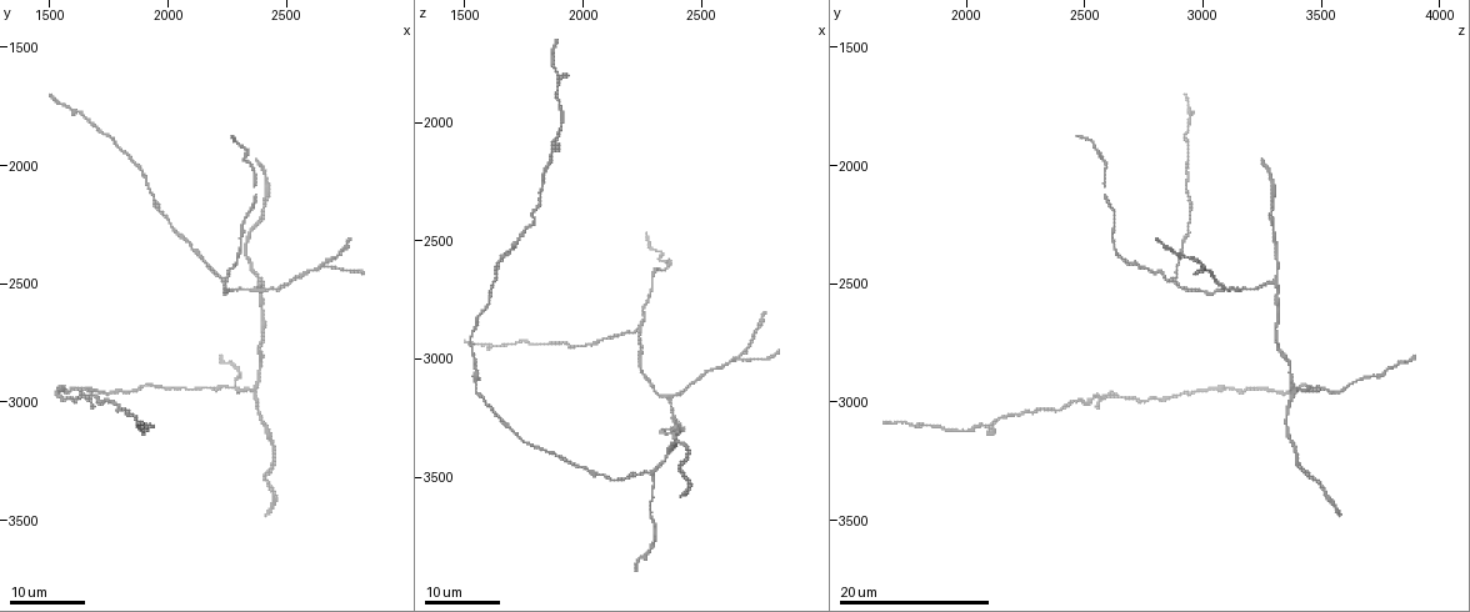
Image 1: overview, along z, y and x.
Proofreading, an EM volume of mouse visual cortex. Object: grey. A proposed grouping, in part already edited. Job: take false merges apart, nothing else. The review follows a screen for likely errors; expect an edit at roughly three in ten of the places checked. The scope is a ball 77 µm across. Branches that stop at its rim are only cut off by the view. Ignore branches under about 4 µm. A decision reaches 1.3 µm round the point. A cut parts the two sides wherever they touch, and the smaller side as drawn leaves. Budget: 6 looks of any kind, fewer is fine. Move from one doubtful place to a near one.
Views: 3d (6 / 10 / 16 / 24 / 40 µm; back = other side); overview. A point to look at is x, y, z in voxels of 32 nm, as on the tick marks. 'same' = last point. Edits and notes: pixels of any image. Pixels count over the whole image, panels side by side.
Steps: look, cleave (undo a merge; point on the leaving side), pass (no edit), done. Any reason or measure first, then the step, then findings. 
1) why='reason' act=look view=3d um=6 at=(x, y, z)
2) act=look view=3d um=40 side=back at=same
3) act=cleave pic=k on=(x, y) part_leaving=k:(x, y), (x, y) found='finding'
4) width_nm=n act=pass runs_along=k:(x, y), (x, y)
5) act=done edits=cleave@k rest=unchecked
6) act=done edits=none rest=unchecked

act=look view=3d um=16 at=(2360, 2960, 3380)

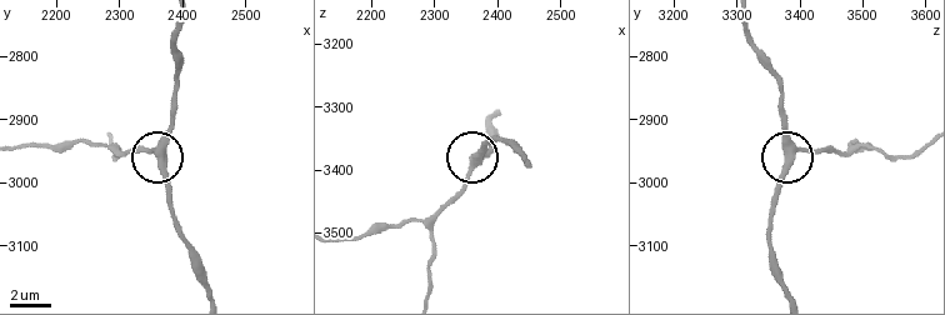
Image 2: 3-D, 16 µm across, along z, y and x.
why='closer look' act=look view=3d um=10 at=(2370, 2960, 3380)

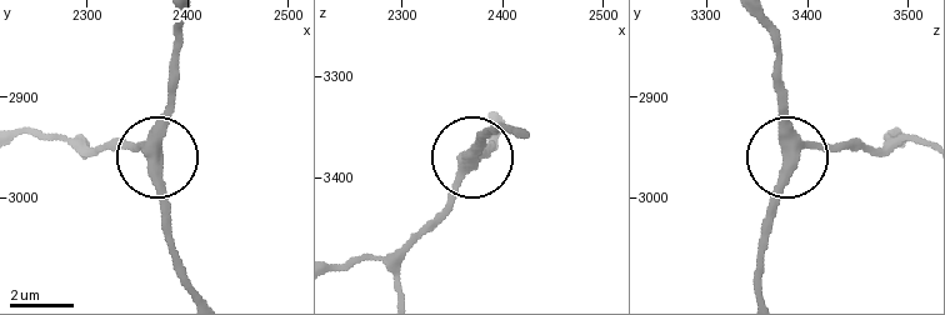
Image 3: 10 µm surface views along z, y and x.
width_nm=380 act=pass runs_along=3:(21, 129), (151, 148), (168, 239) found='continuous, no second cell'

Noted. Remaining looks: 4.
why='two arms in line, one across' act=look view=3d um=16 at=(2360, 2520, 3160)

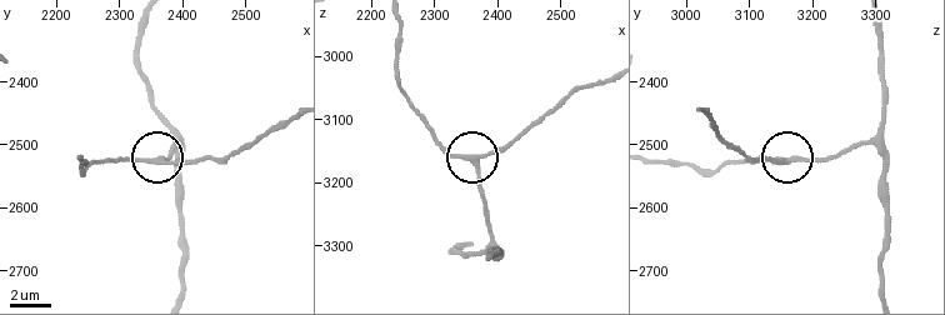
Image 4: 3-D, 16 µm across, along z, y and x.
why='zoom in' act=look view=3d um=10 at=(2370, 2525, 3160)

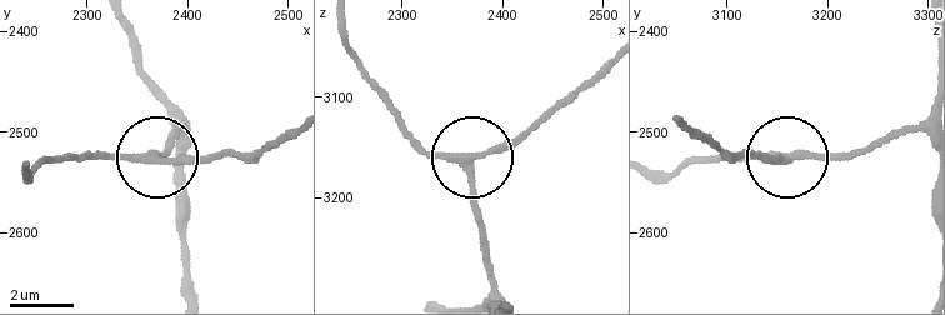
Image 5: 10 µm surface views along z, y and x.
width_nm=210 act=pass runs_along=5:(490, 288), (474, 168), (536, 121) found='one cell here'

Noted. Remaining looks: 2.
why='sudden change in width' act=look view=3d um=24 at=(2160, 2950, 3520)

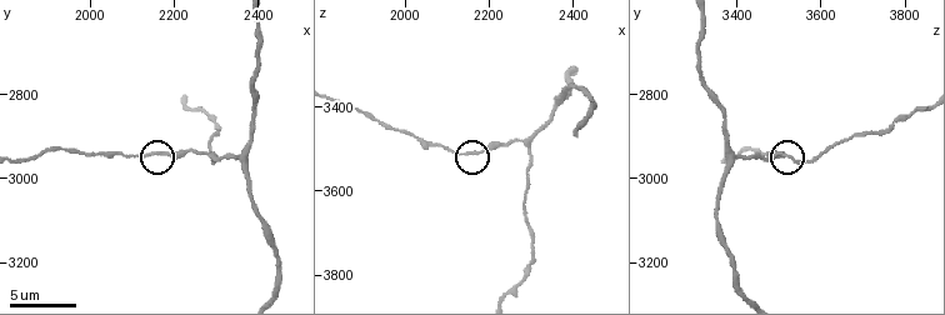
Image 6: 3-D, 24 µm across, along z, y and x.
why='zoom in' act=look view=3d um=6 at=(2165, 2940, 3505)

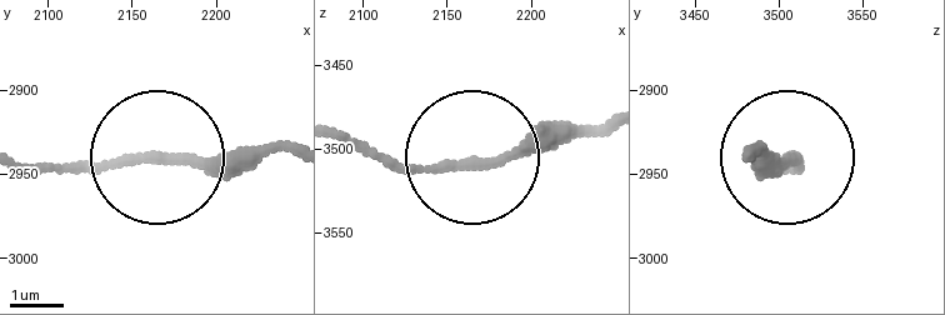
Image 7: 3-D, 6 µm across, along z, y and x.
act=pass runs_along=7:(380, 159), (444, 173), (605, 131) found='one cell here'

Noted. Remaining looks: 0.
act=done edits=none rest=unchecked

